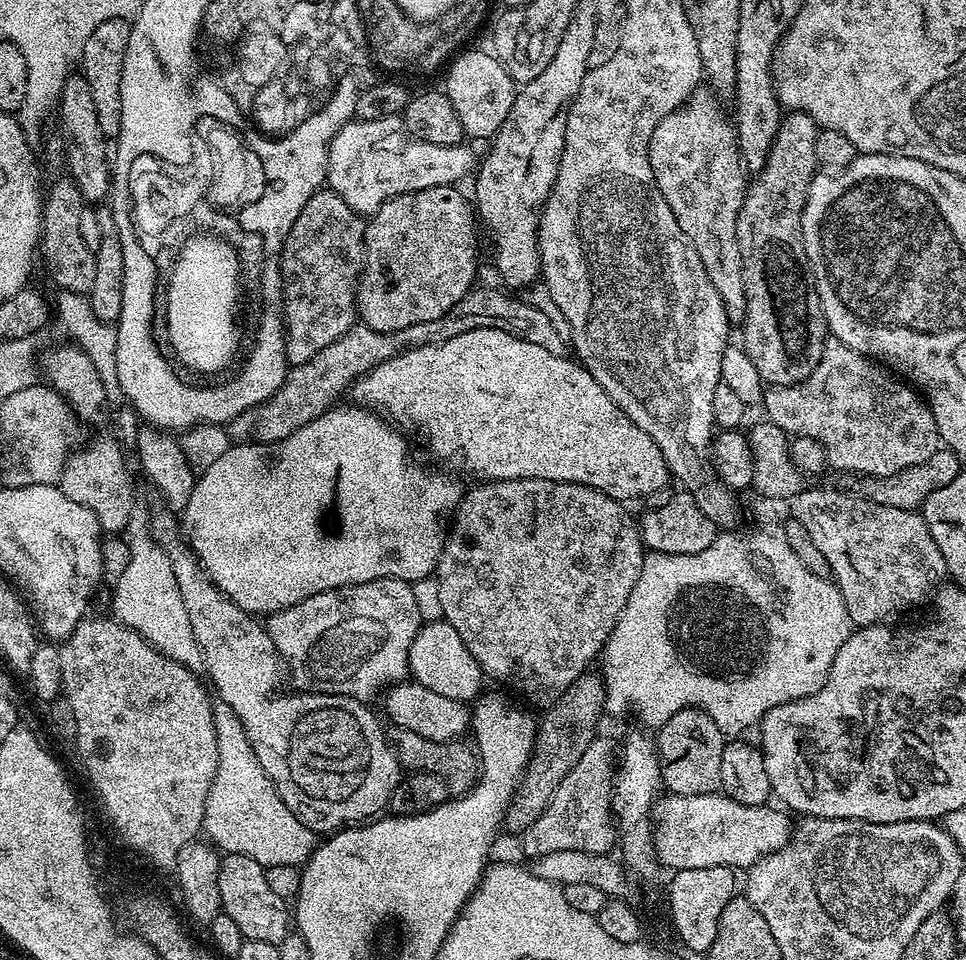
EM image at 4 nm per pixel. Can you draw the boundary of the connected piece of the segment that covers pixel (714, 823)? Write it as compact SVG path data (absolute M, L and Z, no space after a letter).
M714 792L665 797L654 808L654 856L672 872L702 870L706 866L747 870L762 857L785 848L792 838L793 821L788 821L789 813L779 807L746 806Z

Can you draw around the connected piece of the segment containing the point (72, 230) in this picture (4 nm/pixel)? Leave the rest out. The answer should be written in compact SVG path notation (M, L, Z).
M70 178L56 180L52 189L47 189L40 210L40 246L39 255L44 256L44 264L57 284L57 289L65 292L87 294L90 286L94 286L94 262L96 253L90 251L86 242L82 242L80 220L86 201L78 190L78 186Z

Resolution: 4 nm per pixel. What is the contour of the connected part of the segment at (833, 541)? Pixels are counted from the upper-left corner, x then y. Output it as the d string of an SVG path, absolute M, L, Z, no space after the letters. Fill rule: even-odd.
M805 487L790 501L790 516L806 526L806 534L810 534L814 546L822 550L832 571L831 579L842 594L842 602L846 602L853 625L856 628L869 628L872 624L883 624L895 612L904 612L911 604L920 604L924 599L925 603L933 595L934 589L945 583L948 567L923 515L916 510L907 512L894 506L882 506L847 490L839 491Z

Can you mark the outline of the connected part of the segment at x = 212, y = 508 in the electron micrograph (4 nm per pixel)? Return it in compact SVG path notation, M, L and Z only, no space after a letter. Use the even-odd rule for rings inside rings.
M340 407L329 408L327 412L323 412L306 426L294 430L290 438L282 438L273 444L233 443L226 450L226 454L218 458L218 462L214 462L199 473L189 501L182 511L183 535L191 548L196 551L201 566L208 571L210 578L223 590L229 600L257 617L267 617L273 612L294 606L298 601L310 598L314 594L322 594L326 590L334 590L347 584L374 582L391 576L409 582L426 580L435 573L438 562L442 558L450 521L456 507L460 505L462 487L460 488L459 482L443 476L440 472L427 472L422 465L415 464L408 457L408 444L403 440L405 437L371 408Z

